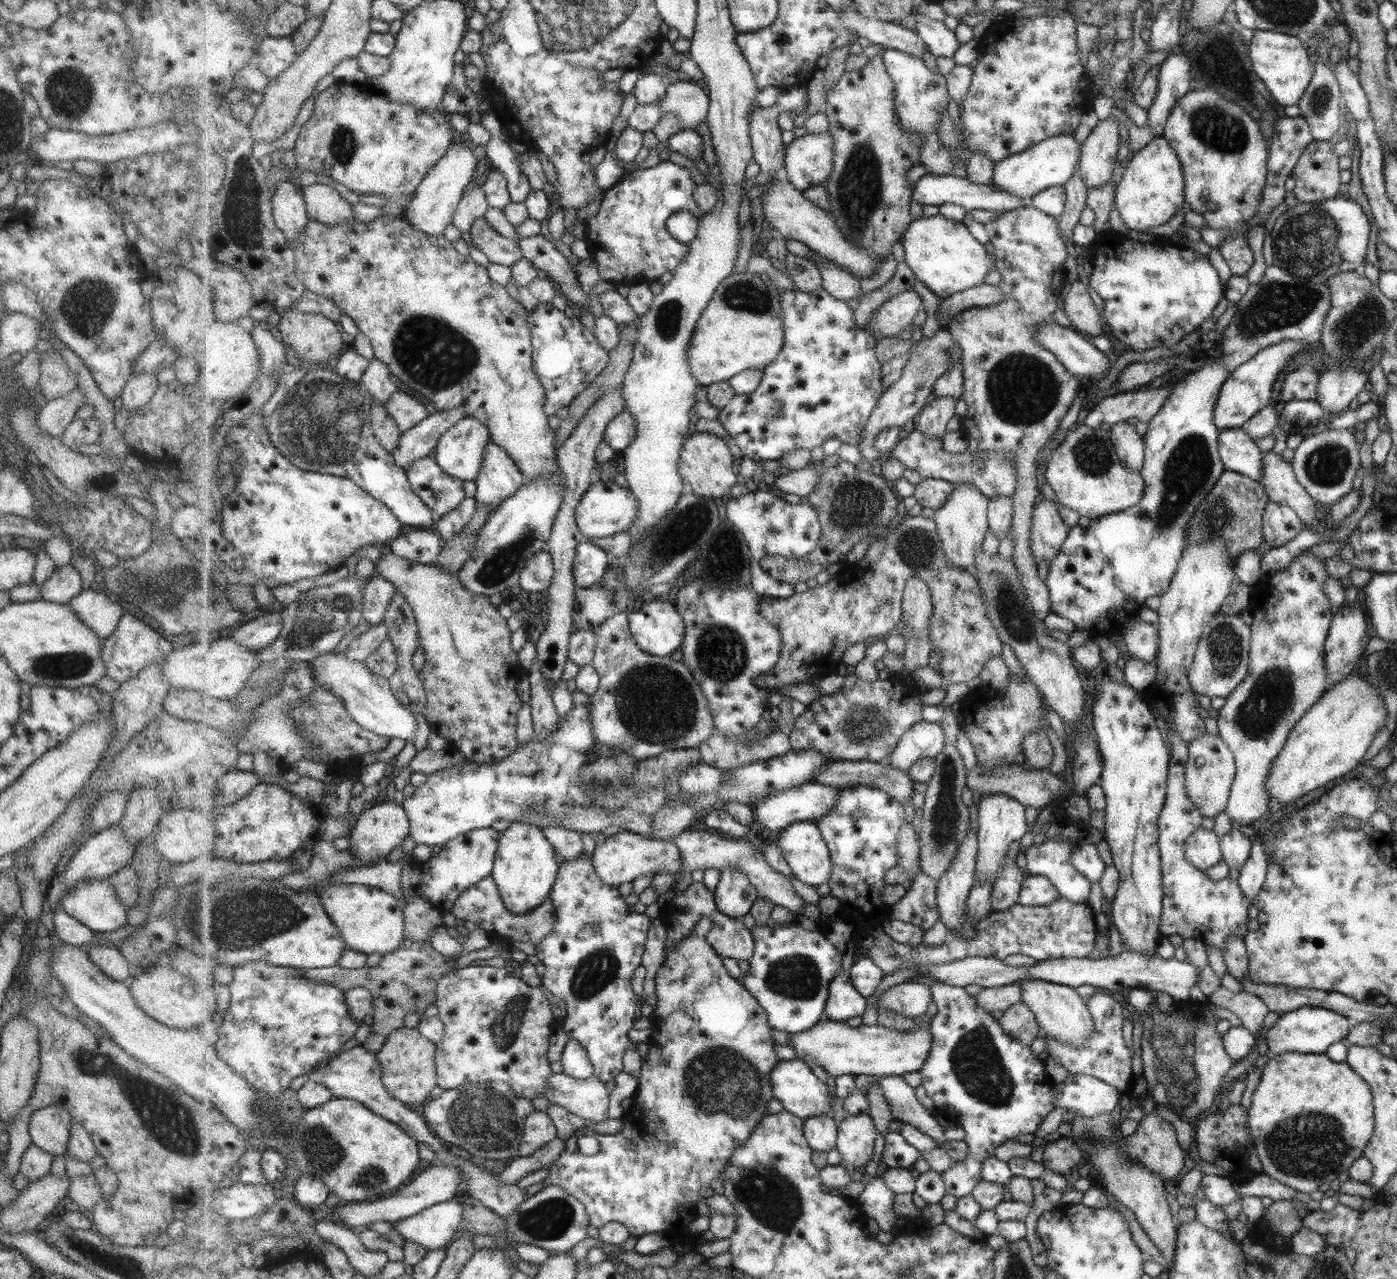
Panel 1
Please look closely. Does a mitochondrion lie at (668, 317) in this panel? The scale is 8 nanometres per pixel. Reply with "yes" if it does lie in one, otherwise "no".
yes

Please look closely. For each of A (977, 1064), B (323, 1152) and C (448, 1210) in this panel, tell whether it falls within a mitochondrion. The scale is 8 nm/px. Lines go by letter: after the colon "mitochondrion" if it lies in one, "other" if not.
A: mitochondrion
B: mitochondrion
C: other

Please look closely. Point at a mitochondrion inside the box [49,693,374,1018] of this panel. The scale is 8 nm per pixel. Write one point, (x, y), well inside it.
(270, 913)

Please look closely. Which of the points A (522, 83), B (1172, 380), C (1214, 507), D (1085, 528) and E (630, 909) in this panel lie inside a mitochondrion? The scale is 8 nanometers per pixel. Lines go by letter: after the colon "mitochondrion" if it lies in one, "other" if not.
A: other
B: other
C: mitochondrion
D: other
E: other

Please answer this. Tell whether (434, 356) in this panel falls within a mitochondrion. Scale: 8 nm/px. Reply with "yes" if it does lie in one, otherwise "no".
yes

